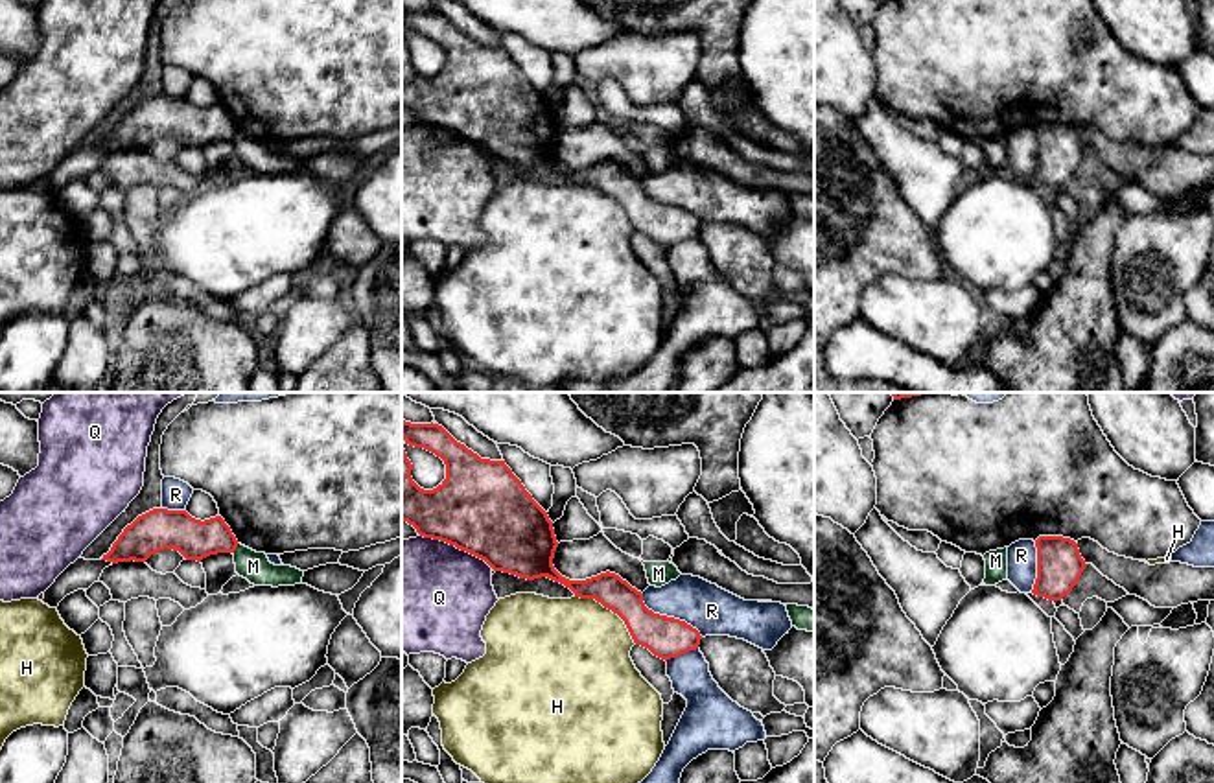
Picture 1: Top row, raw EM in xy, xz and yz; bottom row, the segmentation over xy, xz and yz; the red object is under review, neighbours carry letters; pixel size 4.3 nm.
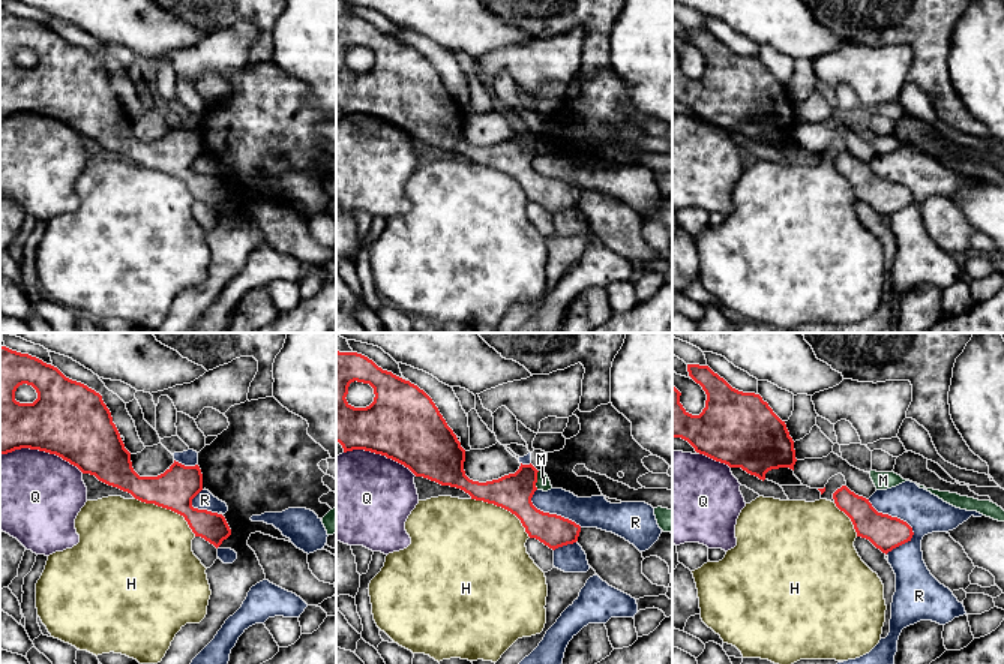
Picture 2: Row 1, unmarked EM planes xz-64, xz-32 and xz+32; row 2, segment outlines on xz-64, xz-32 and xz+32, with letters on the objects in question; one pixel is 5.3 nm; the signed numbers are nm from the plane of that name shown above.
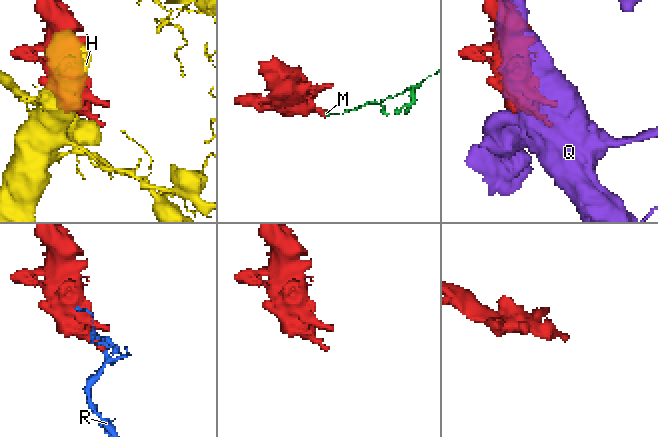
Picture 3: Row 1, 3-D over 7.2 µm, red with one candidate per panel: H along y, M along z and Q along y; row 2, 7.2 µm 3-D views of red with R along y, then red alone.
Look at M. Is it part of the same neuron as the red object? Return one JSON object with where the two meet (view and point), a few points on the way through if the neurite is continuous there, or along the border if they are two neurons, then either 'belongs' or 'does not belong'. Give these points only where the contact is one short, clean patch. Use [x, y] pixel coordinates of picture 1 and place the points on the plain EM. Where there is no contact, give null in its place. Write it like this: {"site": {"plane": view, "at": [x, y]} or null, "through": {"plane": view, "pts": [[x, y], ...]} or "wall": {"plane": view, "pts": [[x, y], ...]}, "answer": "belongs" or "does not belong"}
{"site": {"plane": "xy", "at": [234, 137]}, "wall": {"plane": "xy", "pts": [[238, 131], [233, 140]]}, "answer": "does not belong"}

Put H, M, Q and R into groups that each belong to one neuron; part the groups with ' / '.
H / M / Q / R

